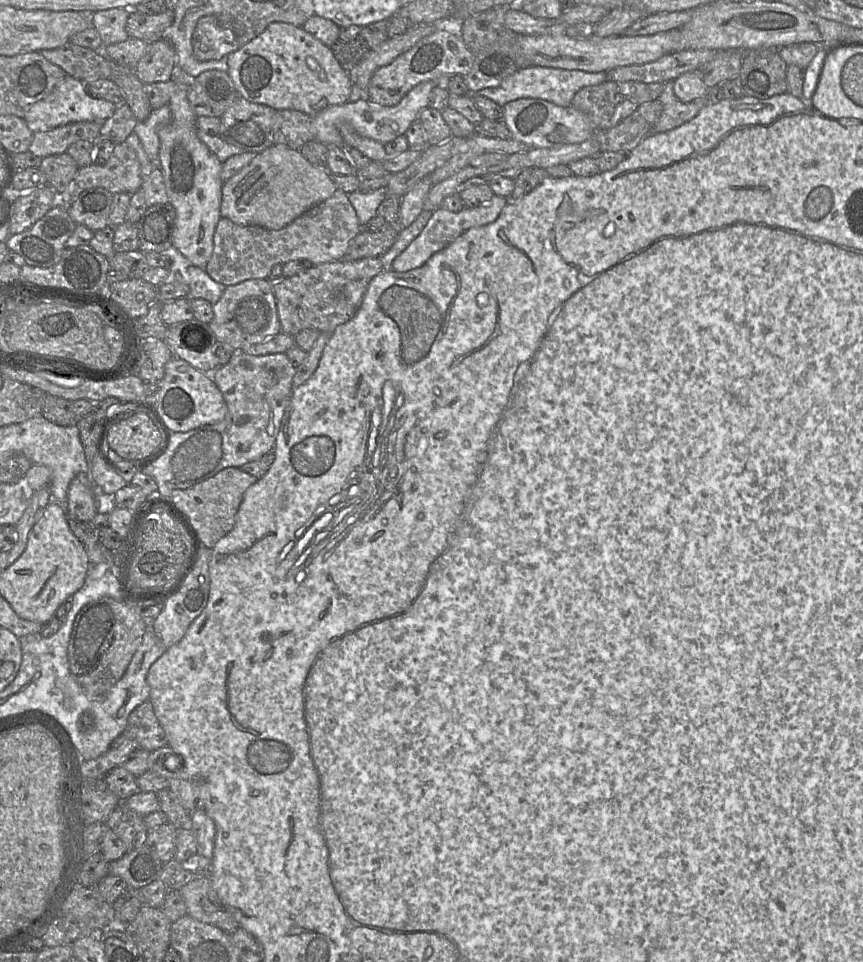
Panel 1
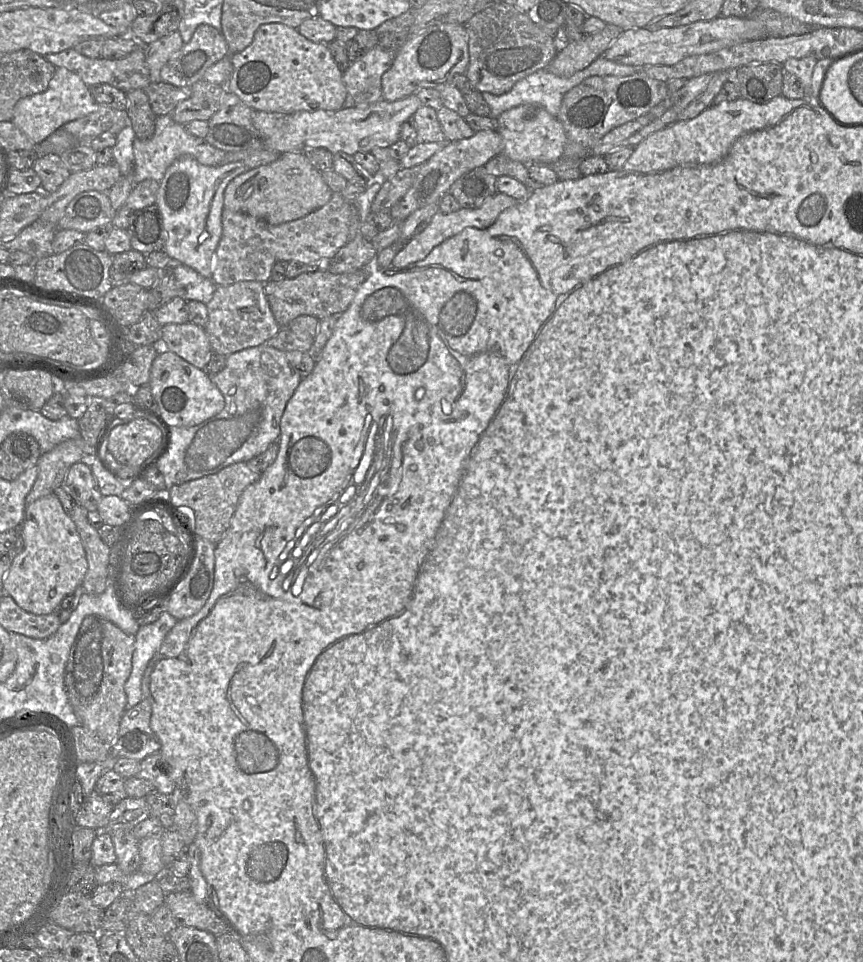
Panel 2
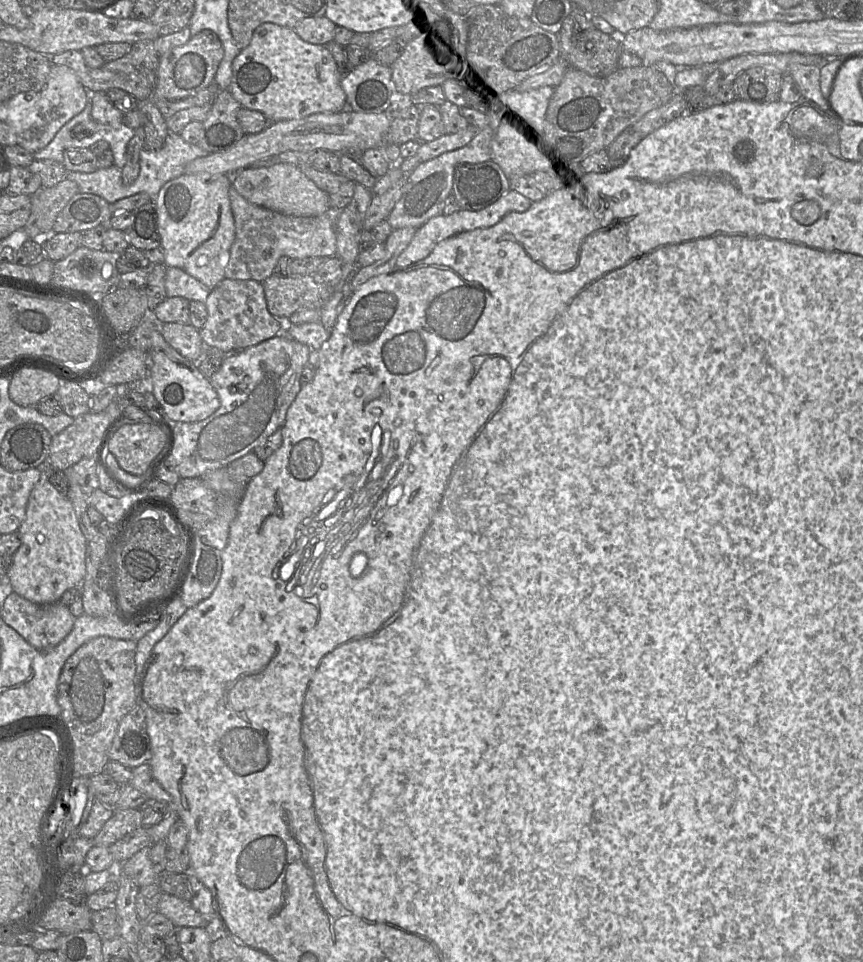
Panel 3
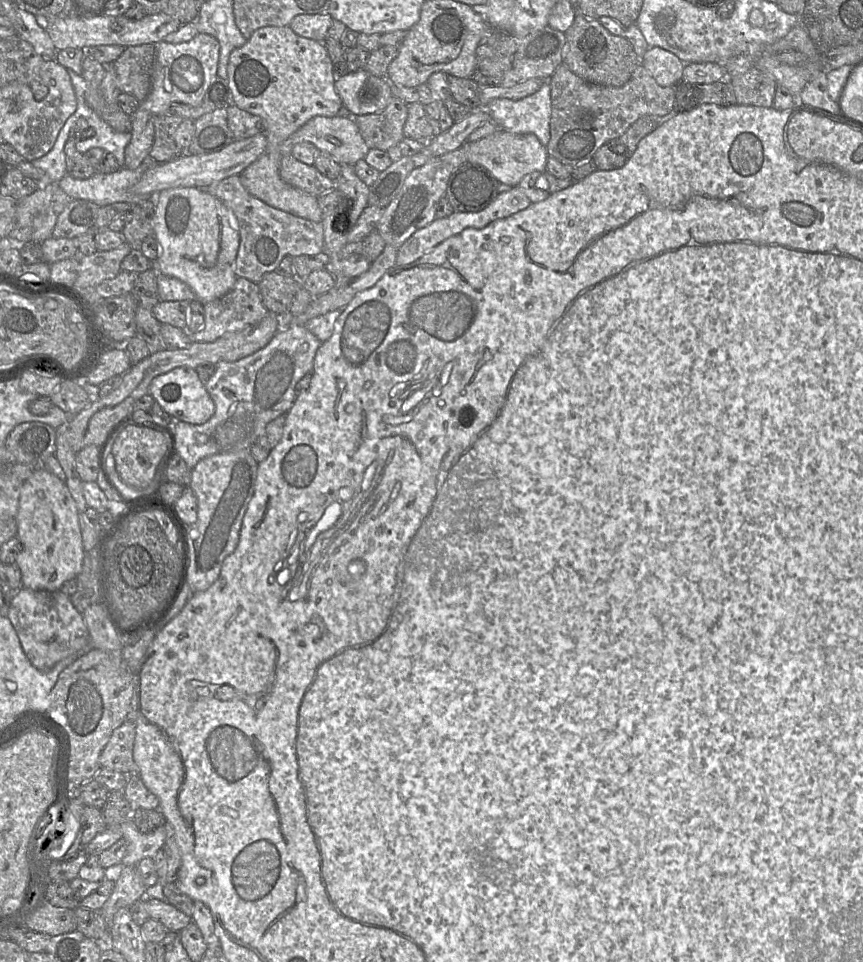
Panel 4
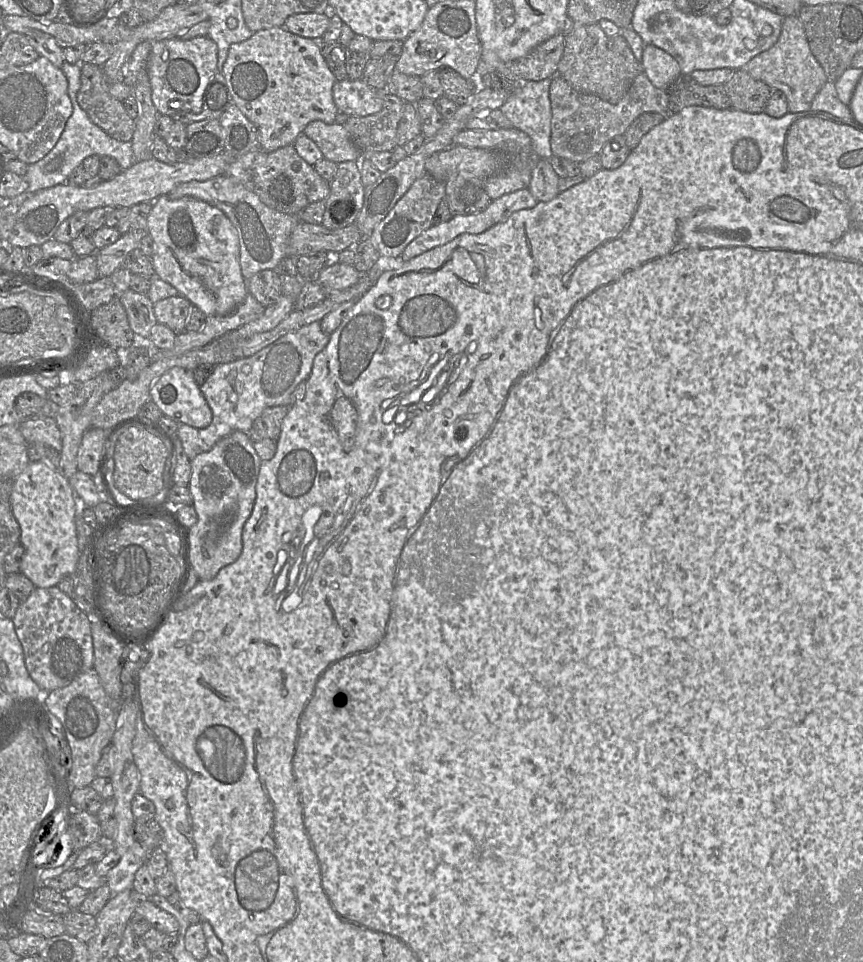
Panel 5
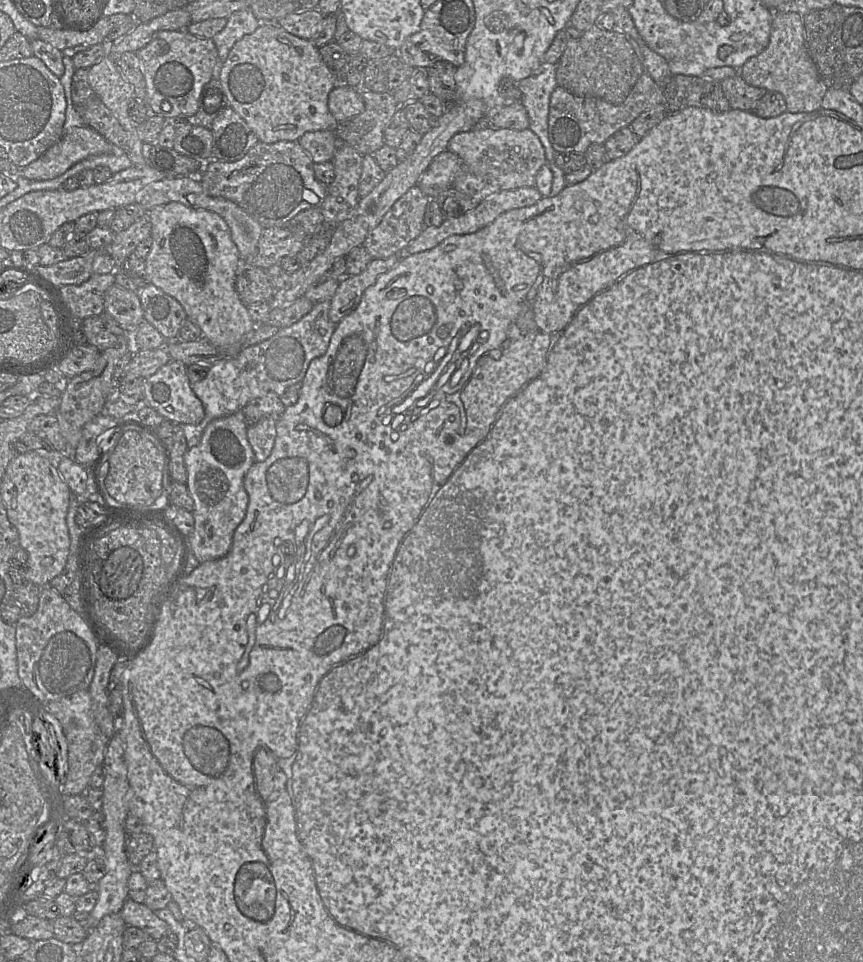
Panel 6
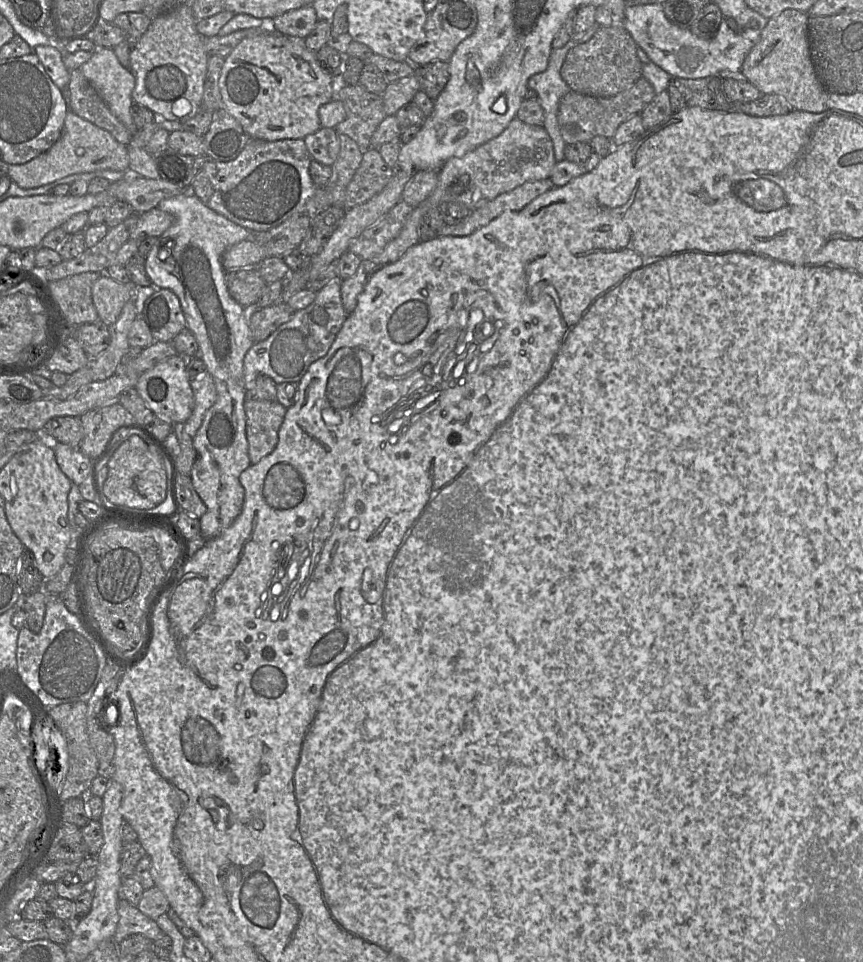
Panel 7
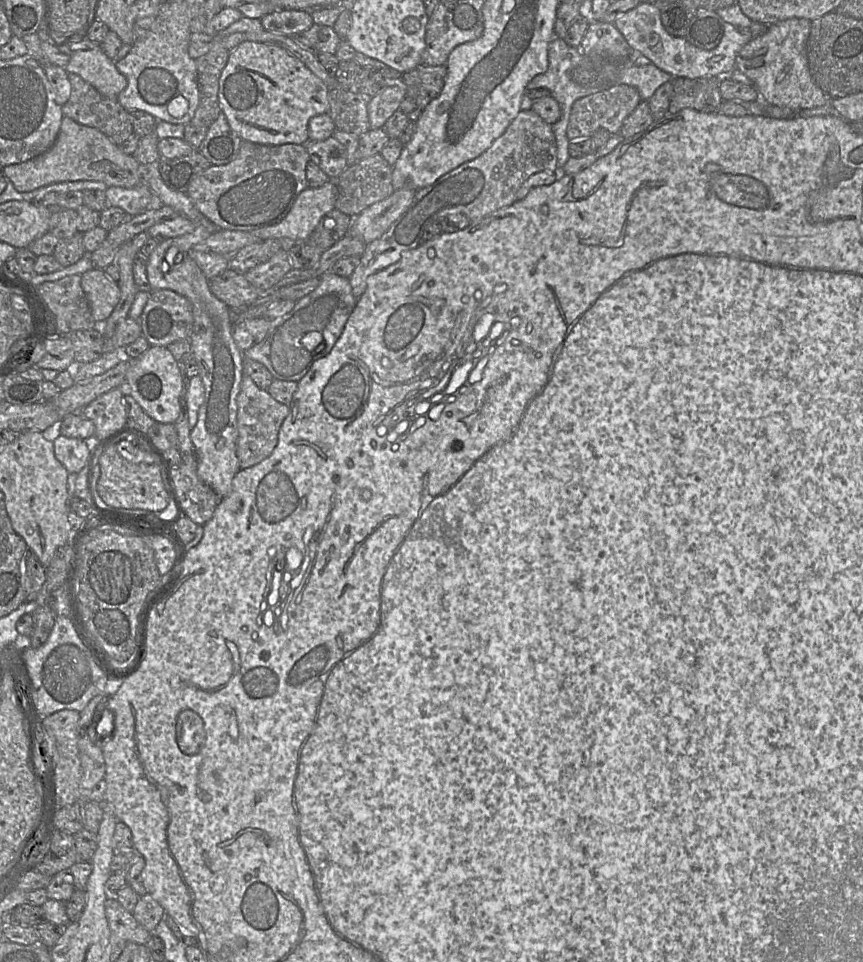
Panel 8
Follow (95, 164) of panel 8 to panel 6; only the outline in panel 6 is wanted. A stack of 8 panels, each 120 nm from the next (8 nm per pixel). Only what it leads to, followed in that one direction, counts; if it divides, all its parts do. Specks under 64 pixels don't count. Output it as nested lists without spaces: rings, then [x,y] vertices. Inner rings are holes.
[[[90,126],[75,127],[53,144],[37,160],[21,169],[21,175],[29,180],[54,179],[81,160],[107,154],[111,143]]]

